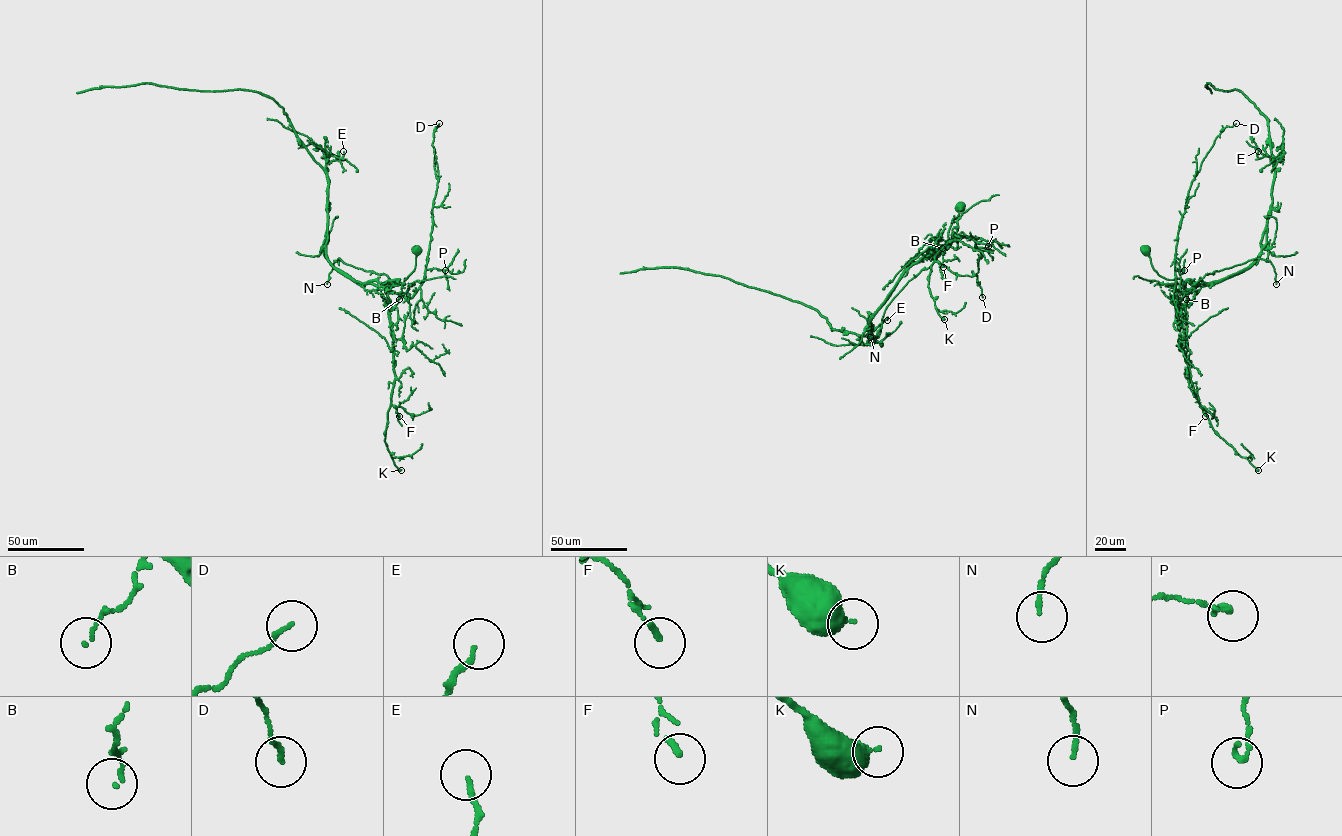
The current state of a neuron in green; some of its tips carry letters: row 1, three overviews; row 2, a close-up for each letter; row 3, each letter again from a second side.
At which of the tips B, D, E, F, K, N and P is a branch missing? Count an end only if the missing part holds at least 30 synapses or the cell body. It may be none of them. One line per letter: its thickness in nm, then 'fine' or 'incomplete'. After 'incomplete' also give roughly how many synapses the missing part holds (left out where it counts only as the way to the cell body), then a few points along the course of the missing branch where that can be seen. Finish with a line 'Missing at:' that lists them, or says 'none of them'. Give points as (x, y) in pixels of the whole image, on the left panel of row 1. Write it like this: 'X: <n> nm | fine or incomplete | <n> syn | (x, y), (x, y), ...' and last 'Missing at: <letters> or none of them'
B: 90 nm | fine
D: 110 nm | fine
E: 130 nm | fine
F: 160 nm | fine
K: 460 nm | fine
N: 120 nm | fine
P: 160 nm | fine
Missing at: none of them

